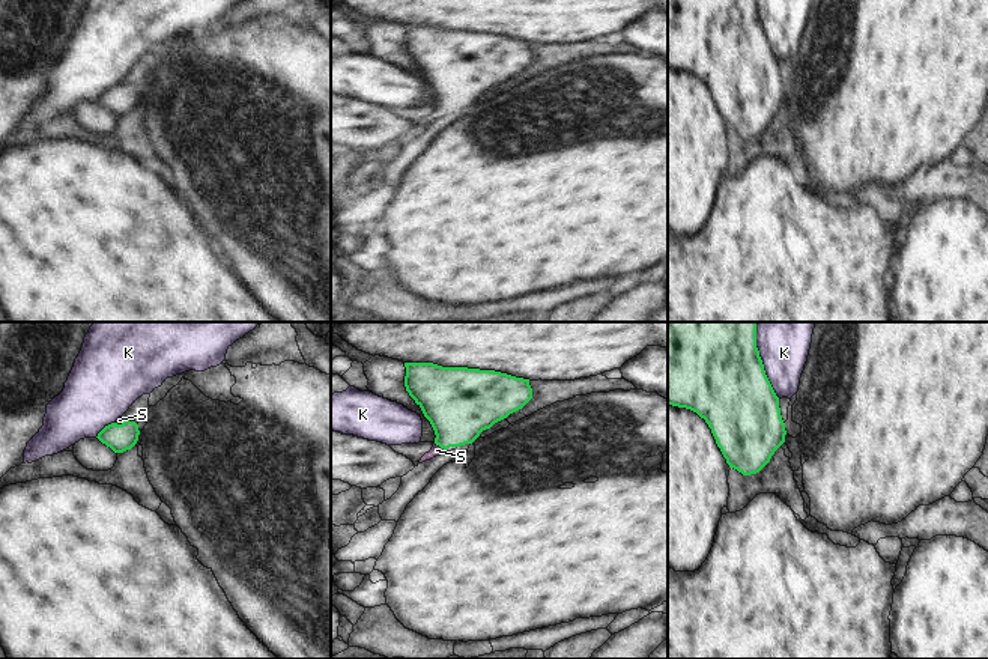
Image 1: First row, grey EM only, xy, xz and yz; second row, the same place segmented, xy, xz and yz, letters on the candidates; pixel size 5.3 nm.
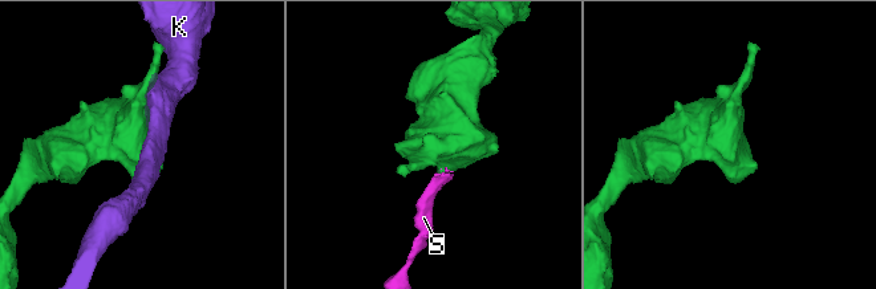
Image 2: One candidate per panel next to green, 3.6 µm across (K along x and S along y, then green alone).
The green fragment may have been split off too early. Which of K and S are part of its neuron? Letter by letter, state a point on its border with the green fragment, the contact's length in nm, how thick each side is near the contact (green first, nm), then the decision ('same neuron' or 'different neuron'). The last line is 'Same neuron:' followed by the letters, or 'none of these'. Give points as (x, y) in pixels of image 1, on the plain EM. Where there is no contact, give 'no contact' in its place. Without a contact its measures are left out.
K: yz (763, 30) | 360 nm | 460/240 nm | different neuron
S: xz (445, 112) | 130 nm | 360/60 nm | same neuron
Same neuron: S

